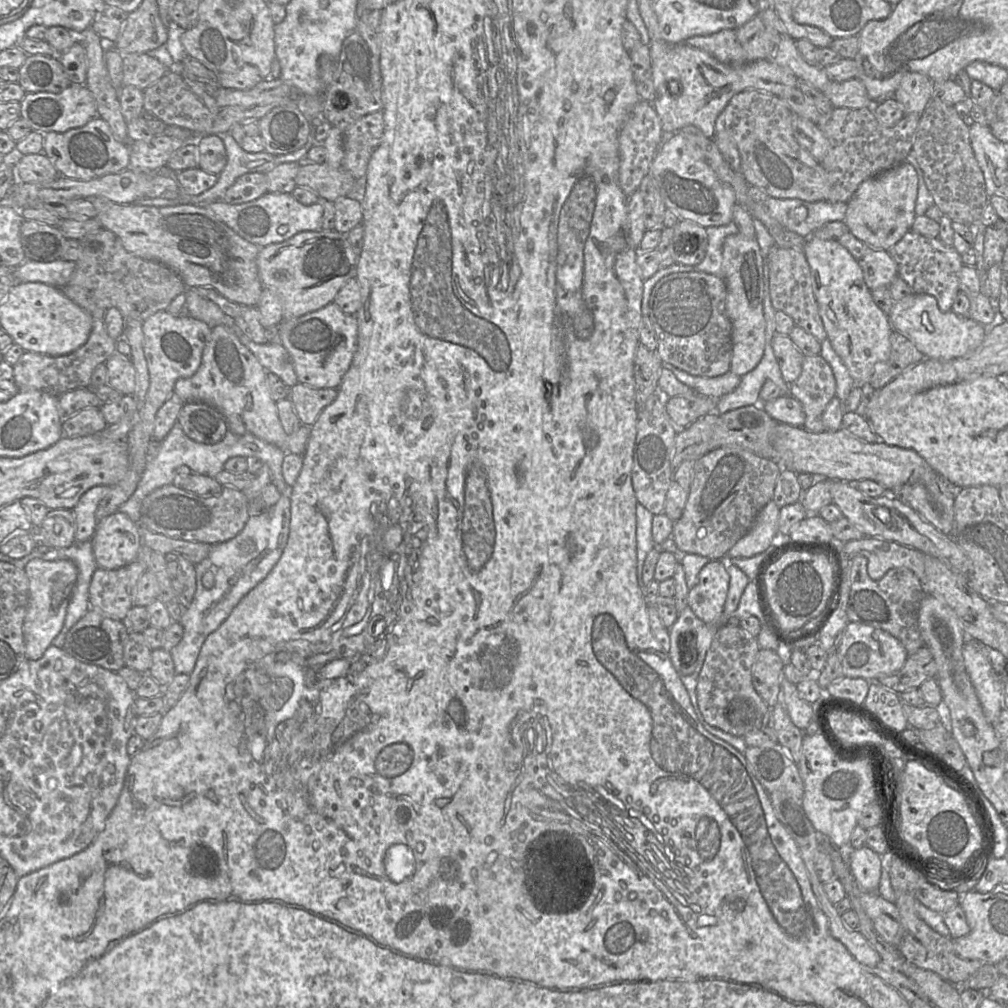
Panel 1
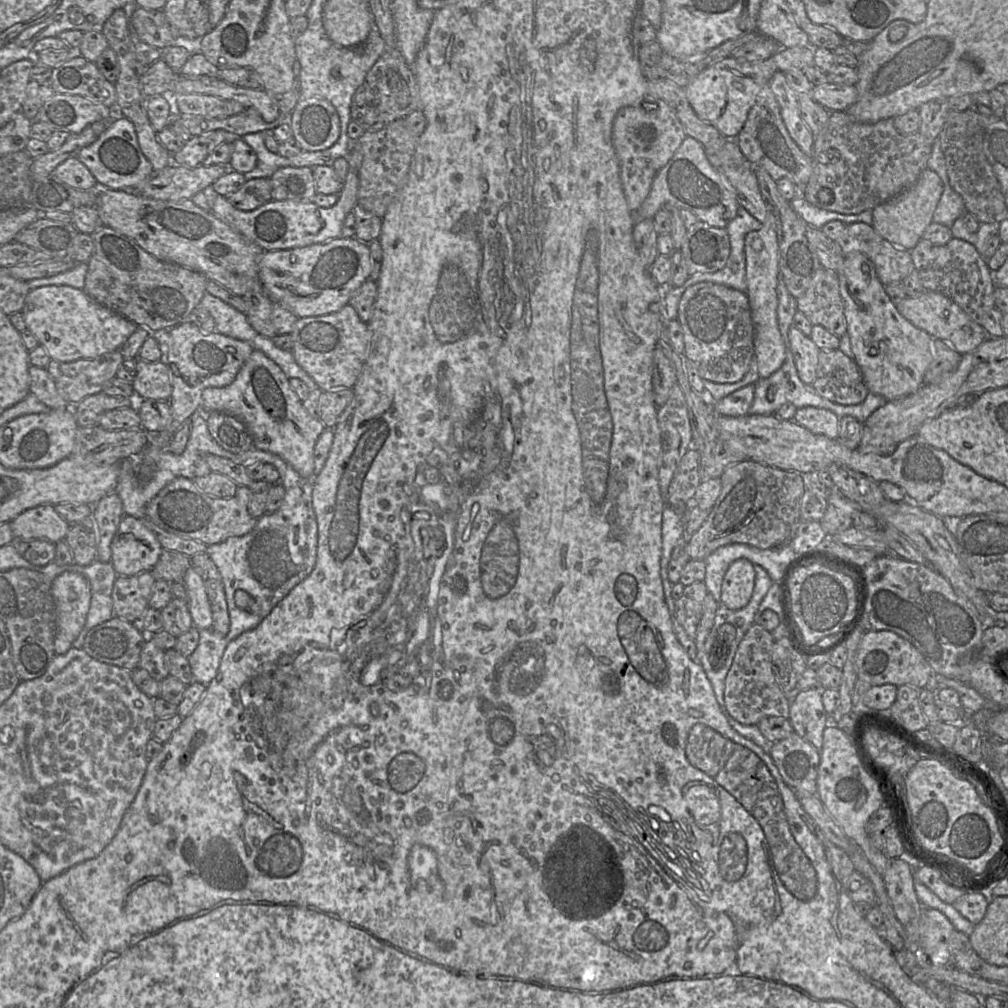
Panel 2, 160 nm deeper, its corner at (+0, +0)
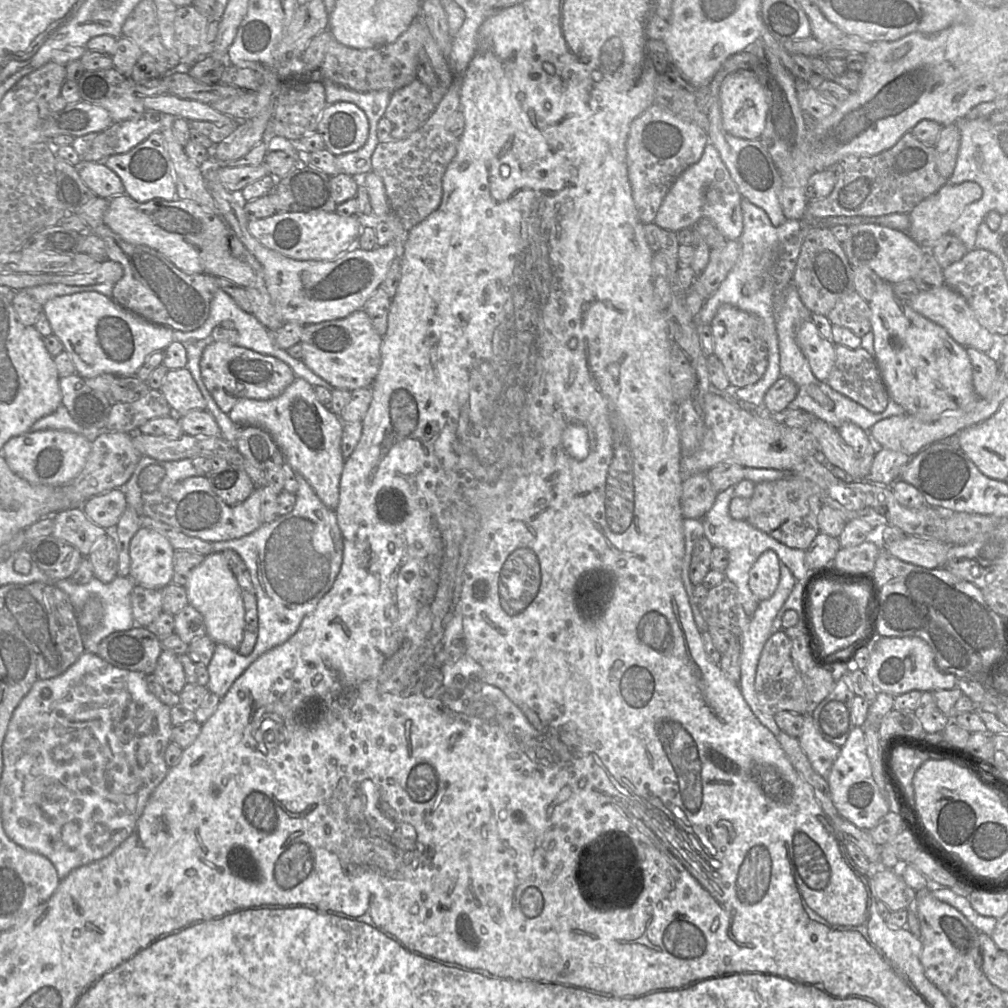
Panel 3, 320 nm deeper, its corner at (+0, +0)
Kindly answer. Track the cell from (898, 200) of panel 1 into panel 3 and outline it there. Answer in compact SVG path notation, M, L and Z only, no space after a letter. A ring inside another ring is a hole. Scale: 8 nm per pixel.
M967 181L956 185L946 182L935 194L922 200L908 213L910 225L906 233L925 250L929 250L941 236L950 232L964 207L979 200L982 195L982 188L975 182Z

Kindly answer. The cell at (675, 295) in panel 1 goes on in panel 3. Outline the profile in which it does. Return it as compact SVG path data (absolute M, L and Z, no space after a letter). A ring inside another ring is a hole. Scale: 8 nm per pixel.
M722 304L711 323L713 355L721 360L731 386L742 388L756 383L768 366L768 346L762 321L731 304Z

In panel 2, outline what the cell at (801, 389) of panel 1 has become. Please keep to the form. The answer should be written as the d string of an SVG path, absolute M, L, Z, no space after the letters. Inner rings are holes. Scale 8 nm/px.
M839 349L820 351L816 378L811 385L820 396L841 405L860 404L870 393L855 360Z

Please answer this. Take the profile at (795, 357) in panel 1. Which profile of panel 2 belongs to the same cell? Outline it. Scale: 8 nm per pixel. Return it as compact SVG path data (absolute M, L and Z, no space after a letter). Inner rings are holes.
M793 326L789 330L789 342L799 378L806 384L812 384L821 349L809 336Z

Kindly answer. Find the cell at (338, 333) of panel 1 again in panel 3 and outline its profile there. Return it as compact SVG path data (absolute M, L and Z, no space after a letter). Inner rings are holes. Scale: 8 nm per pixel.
M359 309L344 318L305 325L300 343L303 349L302 361L333 388L352 391L371 387L379 372L382 337L374 329L371 319L364 309Z

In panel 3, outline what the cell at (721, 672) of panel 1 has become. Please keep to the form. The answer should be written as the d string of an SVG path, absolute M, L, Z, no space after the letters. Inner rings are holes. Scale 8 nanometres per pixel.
M771 627L771 633L768 636L768 638L763 646L763 649L761 651L761 654L760 654L760 657L759 657L759 660L757 663L755 681L754 681L756 695L757 695L760 705L762 706L762 710L764 713L775 715L776 713L781 712L781 711L789 711L789 712L797 713L797 714L805 714L808 711L808 699L807 699L807 691L806 691L806 687L805 687L805 676L802 675L797 670L795 665L793 664L793 661L791 658L791 645L792 645L792 639L789 638L783 630L772 632L772 627Z

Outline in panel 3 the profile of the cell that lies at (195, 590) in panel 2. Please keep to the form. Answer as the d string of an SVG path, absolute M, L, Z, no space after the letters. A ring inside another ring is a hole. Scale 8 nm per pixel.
M213 552L189 574L186 584L188 603L199 611L206 624L206 634L214 642L238 650L244 637L245 607L242 589L221 552Z

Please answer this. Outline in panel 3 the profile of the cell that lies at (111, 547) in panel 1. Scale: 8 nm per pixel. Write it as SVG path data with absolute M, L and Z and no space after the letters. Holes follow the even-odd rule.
M140 527L130 542L129 576L135 583L151 589L162 589L172 583L175 549L159 532Z

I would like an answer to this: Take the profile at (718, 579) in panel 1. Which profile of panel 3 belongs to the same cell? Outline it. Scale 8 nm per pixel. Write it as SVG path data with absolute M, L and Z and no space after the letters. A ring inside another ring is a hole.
M772 551L762 553L752 564L748 573L748 587L751 593L763 601L776 590L781 574L781 562Z

